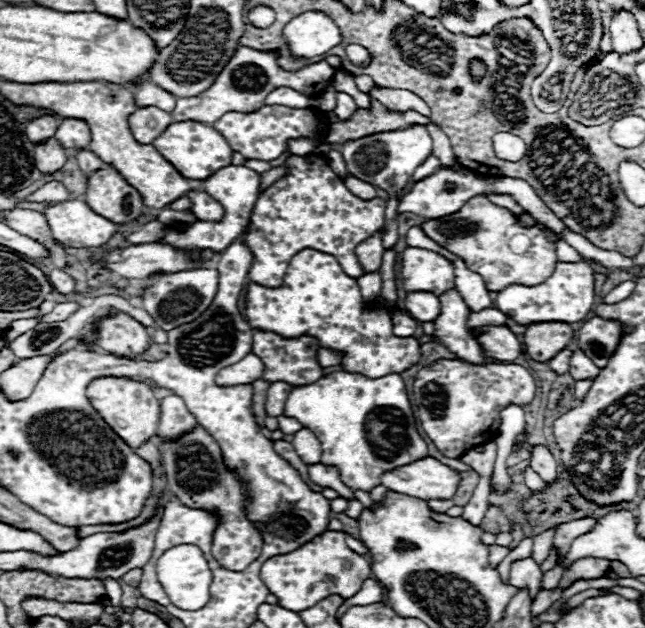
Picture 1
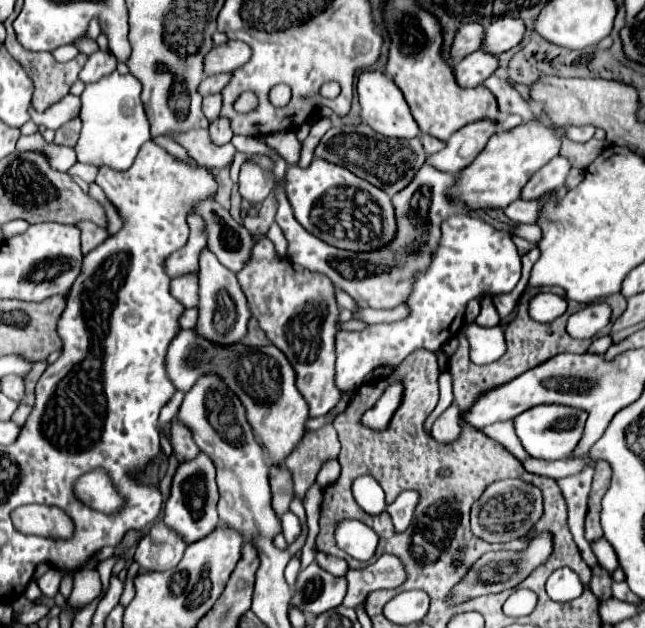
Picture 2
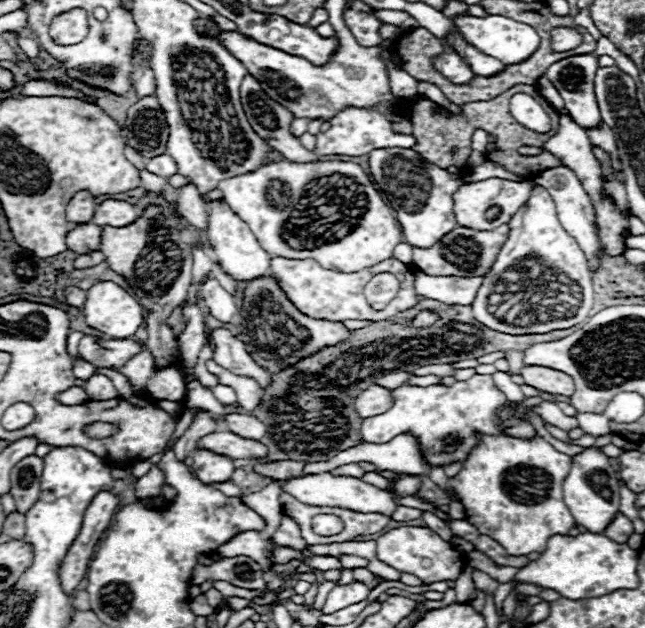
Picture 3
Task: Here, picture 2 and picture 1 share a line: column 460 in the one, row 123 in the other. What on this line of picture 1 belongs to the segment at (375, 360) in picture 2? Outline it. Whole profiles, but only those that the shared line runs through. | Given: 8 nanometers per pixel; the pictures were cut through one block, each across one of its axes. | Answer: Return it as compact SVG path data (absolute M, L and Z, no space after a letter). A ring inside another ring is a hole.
M262 106L260 110L254 110L250 114L242 112L228 112L224 114L214 128L226 138L230 148L234 152L240 152L244 158L256 158L256 160L274 160L280 154L288 152L286 140L288 138L300 138L300 136L322 136L328 128L328 122L322 114L310 110L310 108L288 108L288 106Z

